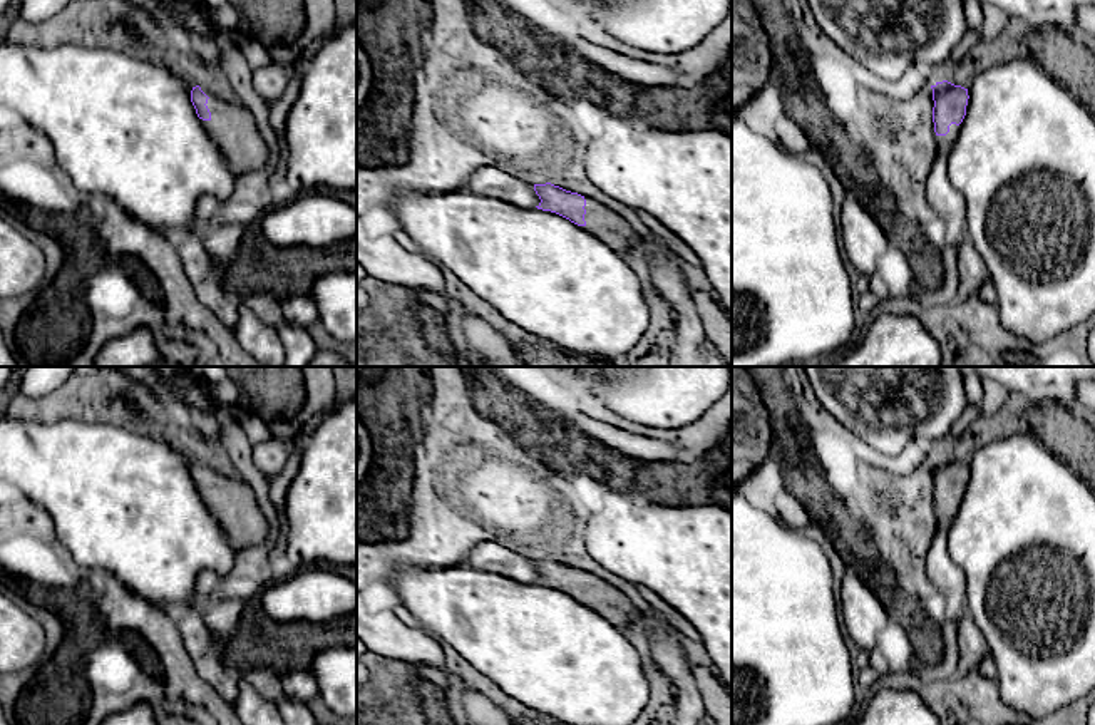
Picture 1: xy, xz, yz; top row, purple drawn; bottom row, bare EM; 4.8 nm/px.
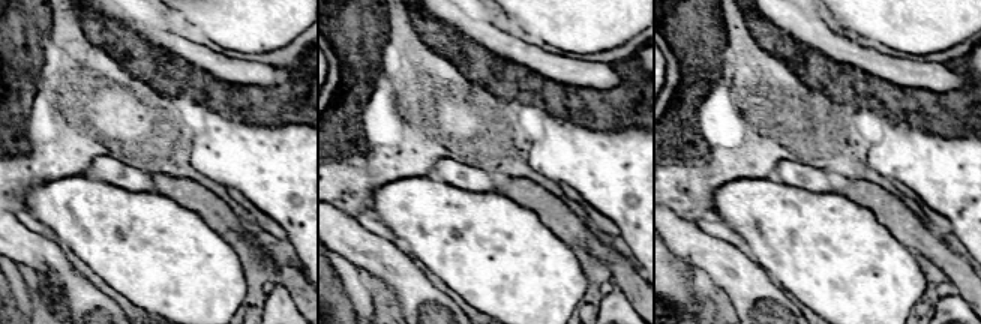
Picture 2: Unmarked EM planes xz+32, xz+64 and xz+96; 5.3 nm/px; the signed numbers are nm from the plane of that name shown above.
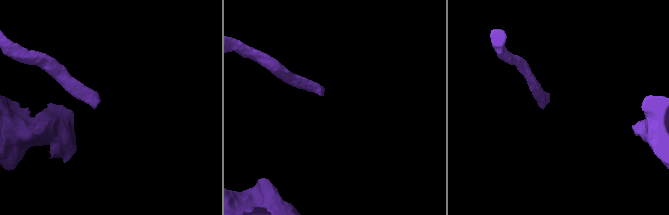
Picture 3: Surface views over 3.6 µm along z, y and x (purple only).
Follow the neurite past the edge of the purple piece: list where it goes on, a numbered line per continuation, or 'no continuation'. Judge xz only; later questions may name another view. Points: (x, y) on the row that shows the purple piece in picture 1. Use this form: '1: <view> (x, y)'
1: xz (611, 228)

